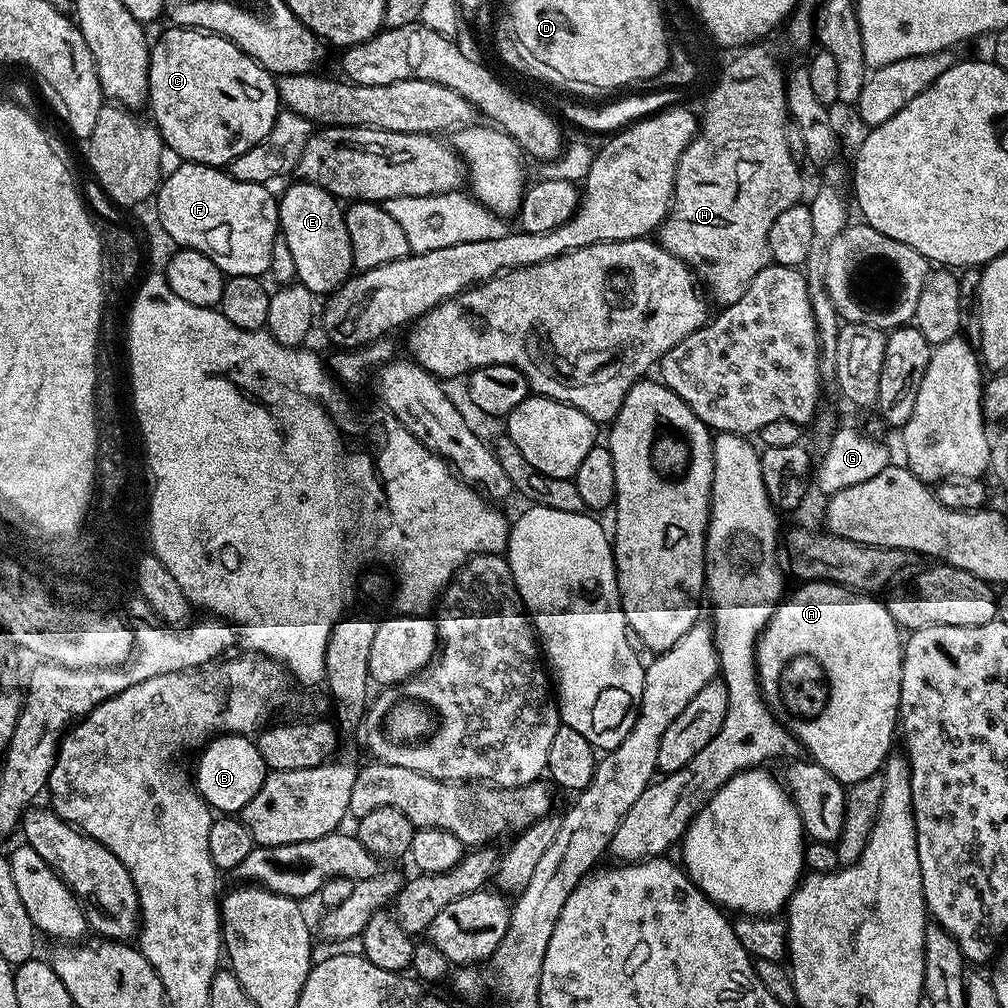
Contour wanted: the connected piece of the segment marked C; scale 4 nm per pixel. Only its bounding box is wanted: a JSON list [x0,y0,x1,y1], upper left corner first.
[146,26,282,166]

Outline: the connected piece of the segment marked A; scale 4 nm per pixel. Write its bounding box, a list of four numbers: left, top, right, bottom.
[756,580,902,786]

